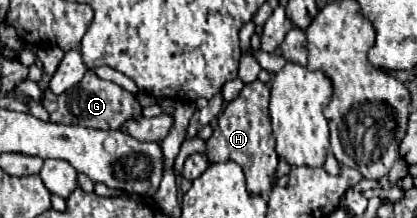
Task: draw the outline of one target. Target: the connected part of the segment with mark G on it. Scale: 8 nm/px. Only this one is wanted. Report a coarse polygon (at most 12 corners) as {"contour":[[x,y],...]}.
{"contour":[[86,72],[42,106],[52,122],[118,130],[138,118],[134,94]]}

